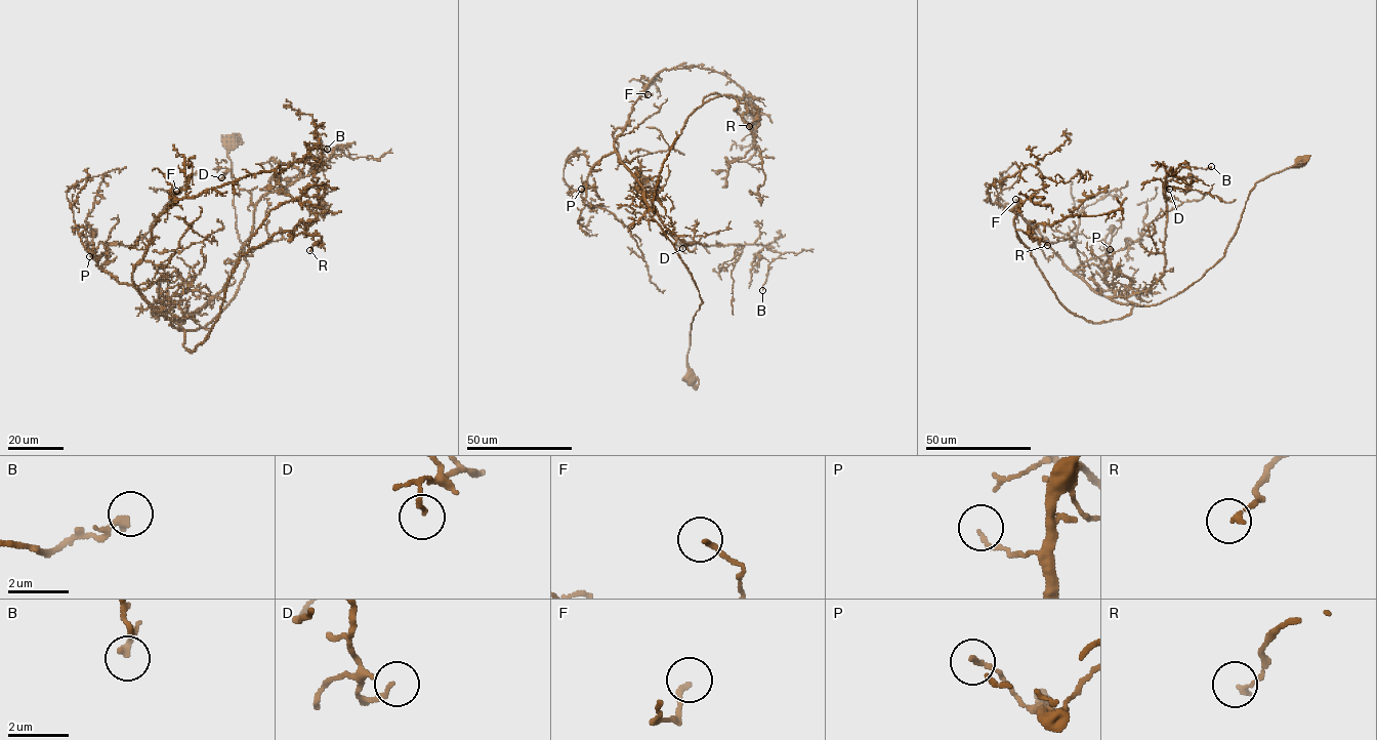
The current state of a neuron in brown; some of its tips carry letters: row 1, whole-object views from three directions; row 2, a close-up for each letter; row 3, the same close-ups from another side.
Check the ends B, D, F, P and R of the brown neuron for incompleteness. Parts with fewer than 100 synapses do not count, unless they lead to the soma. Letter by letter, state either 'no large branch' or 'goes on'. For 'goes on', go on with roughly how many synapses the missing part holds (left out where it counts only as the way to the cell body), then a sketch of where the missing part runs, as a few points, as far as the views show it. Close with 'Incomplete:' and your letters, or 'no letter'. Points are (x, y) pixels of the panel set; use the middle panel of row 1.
B: no large branch
D: no large branch
F: no large branch
P: no large branch
R: no large branch
Incomplete: no letter

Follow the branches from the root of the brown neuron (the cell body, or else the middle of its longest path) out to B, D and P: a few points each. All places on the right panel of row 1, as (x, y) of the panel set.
B: (1300, 163), (1255, 183), (1224, 255), (1200, 279), (1157, 304), (1114, 301), (1163, 274), (1165, 177), (1211, 166)
D: (1300, 163), (1255, 183), (1224, 255), (1200, 279), (1157, 304), (1115, 302), (1163, 274), (1163, 183), (1169, 189)
P: (1300, 163), (1256, 183), (1224, 255), (1160, 303), (1114, 301), (1073, 273), (1110, 249)

